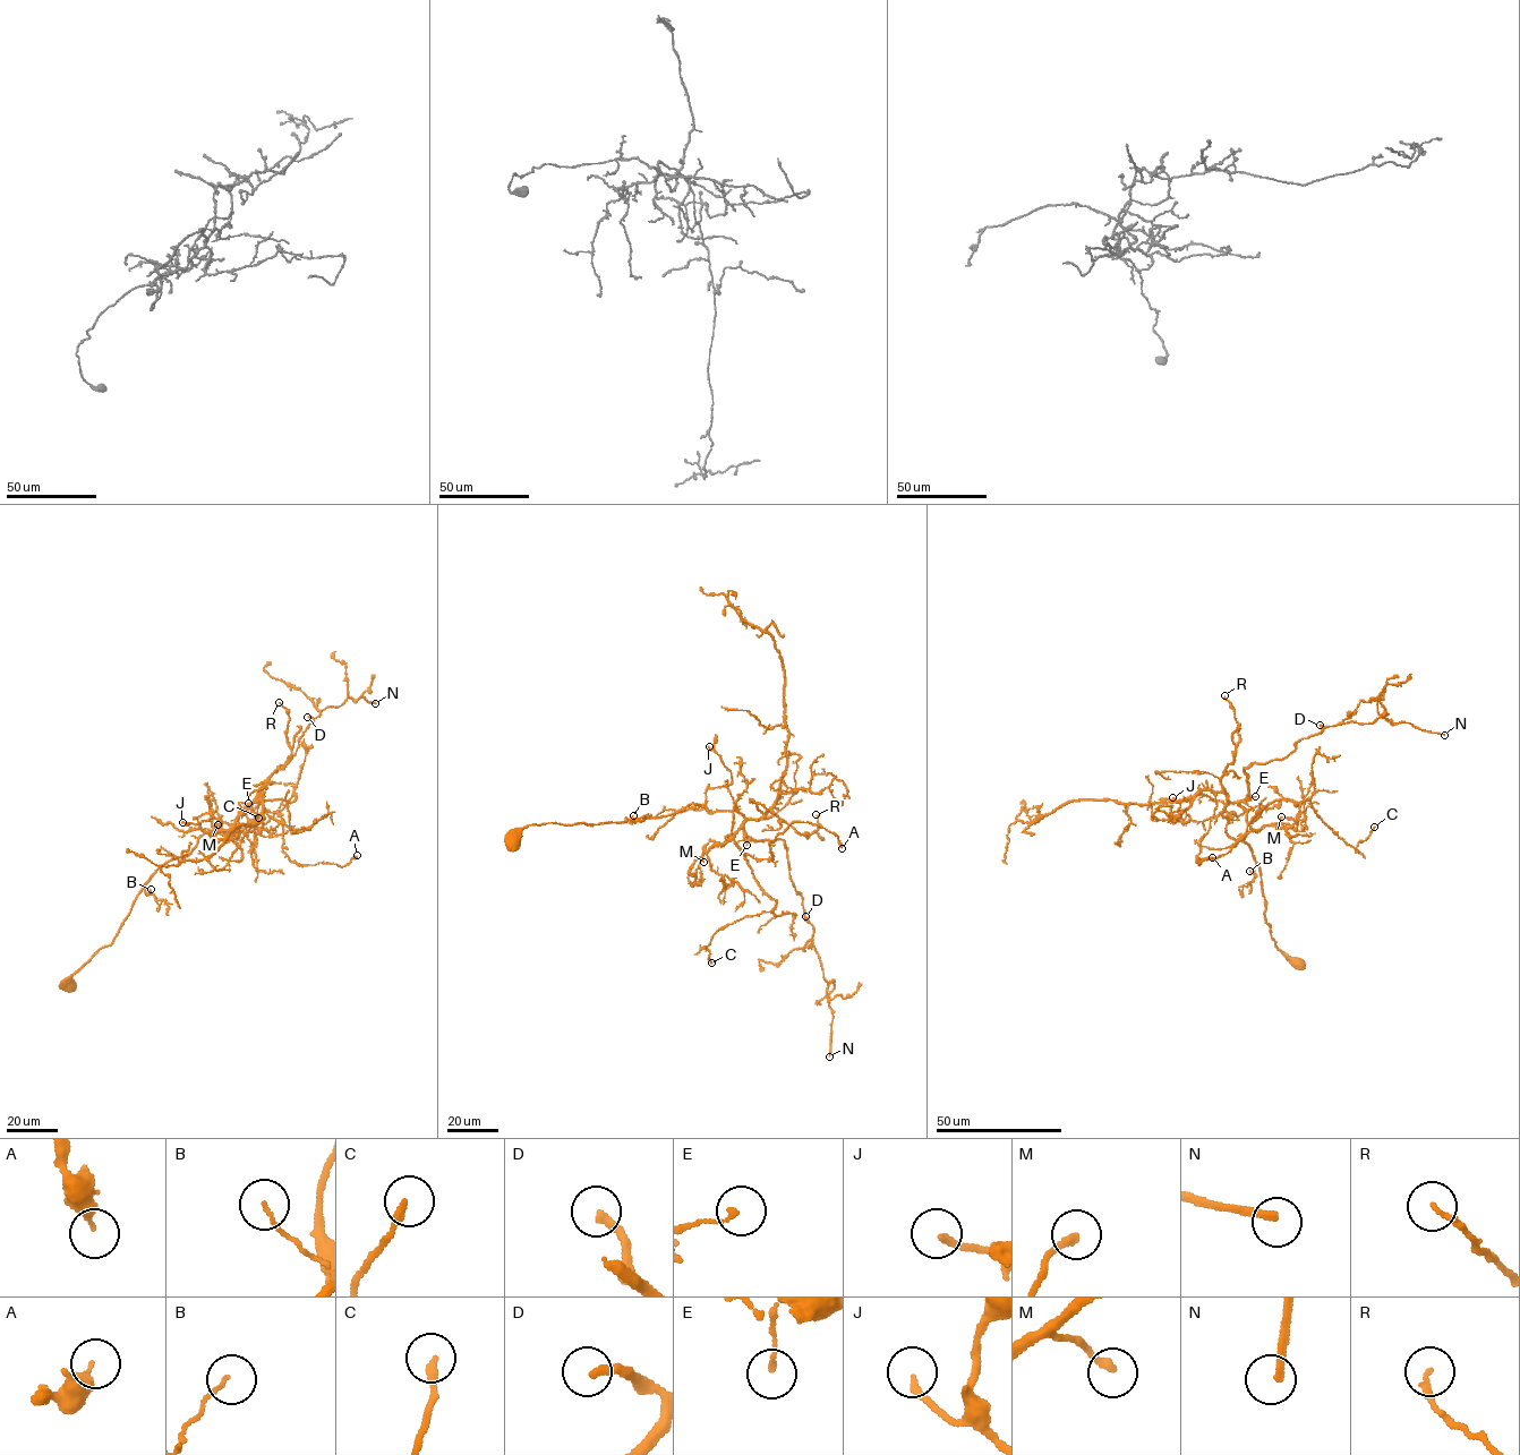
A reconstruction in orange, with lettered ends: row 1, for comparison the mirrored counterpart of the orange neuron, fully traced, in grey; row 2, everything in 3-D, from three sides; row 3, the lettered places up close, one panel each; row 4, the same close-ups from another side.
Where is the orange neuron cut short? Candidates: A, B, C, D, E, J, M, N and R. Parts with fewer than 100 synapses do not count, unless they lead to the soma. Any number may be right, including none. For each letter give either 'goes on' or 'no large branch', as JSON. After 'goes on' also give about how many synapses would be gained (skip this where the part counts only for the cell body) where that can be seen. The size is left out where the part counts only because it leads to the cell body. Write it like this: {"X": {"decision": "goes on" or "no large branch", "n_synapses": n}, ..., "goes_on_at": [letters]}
{"A": {"decision": "no large branch"}, "B": {"decision": "no large branch"}, "C": {"decision": "no large branch"}, "D": {"decision": "goes on", "n_synapses": 300}, "E": {"decision": "no large branch"}, "J": {"decision": "no large branch"}, "M": {"decision": "no large branch"}, "N": {"decision": "goes on", "n_synapses": 140}, "R": {"decision": "no large branch"}, "goes_on_at": ["D", "N"]}

